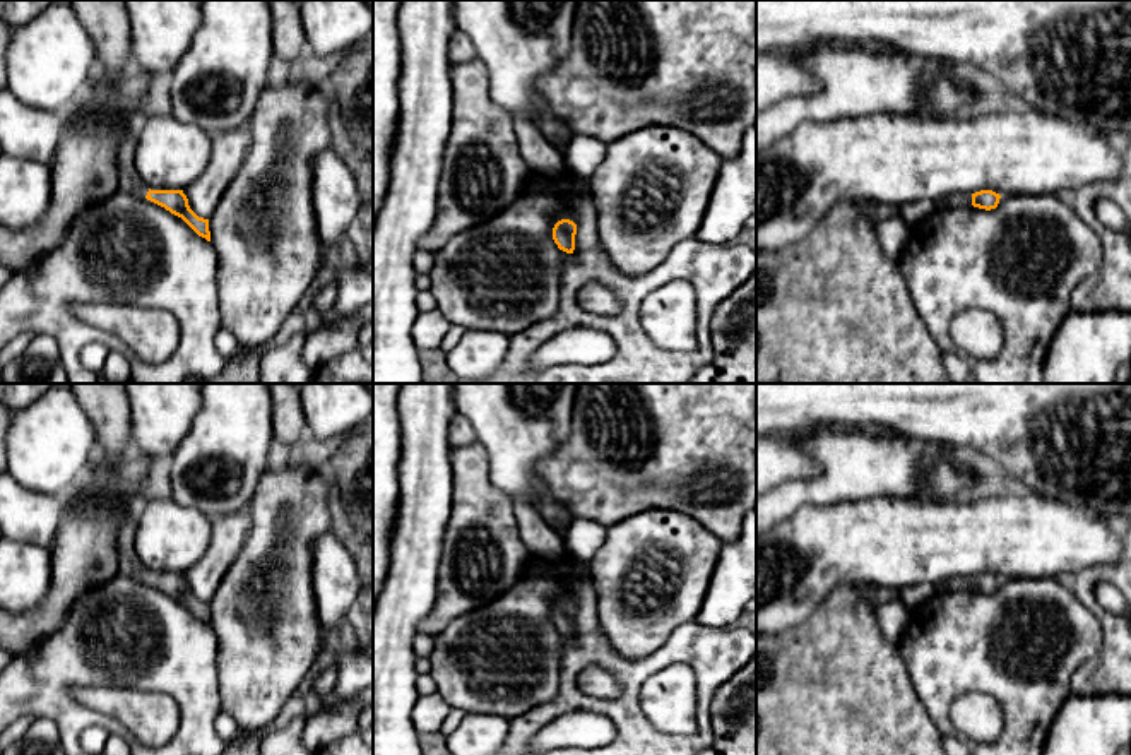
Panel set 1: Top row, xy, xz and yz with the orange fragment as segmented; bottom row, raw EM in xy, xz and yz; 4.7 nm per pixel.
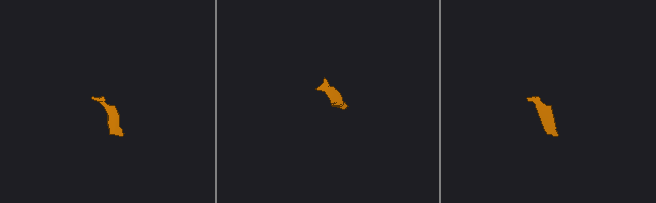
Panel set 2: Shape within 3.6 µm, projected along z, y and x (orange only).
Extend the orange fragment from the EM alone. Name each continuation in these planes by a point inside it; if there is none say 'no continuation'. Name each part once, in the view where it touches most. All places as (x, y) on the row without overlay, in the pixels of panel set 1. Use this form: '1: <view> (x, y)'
1: yz (957, 582)

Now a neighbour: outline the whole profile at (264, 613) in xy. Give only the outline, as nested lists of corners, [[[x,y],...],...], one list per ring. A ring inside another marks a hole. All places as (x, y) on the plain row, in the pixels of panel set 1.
[[[274,457],[262,473],[248,512],[252,529],[209,601],[210,628],[217,639],[217,671],[221,709],[234,717],[241,731],[258,731],[270,724],[296,693],[322,645],[322,623],[311,586],[311,543],[332,532],[329,491],[334,479],[329,469],[281,462]]]

